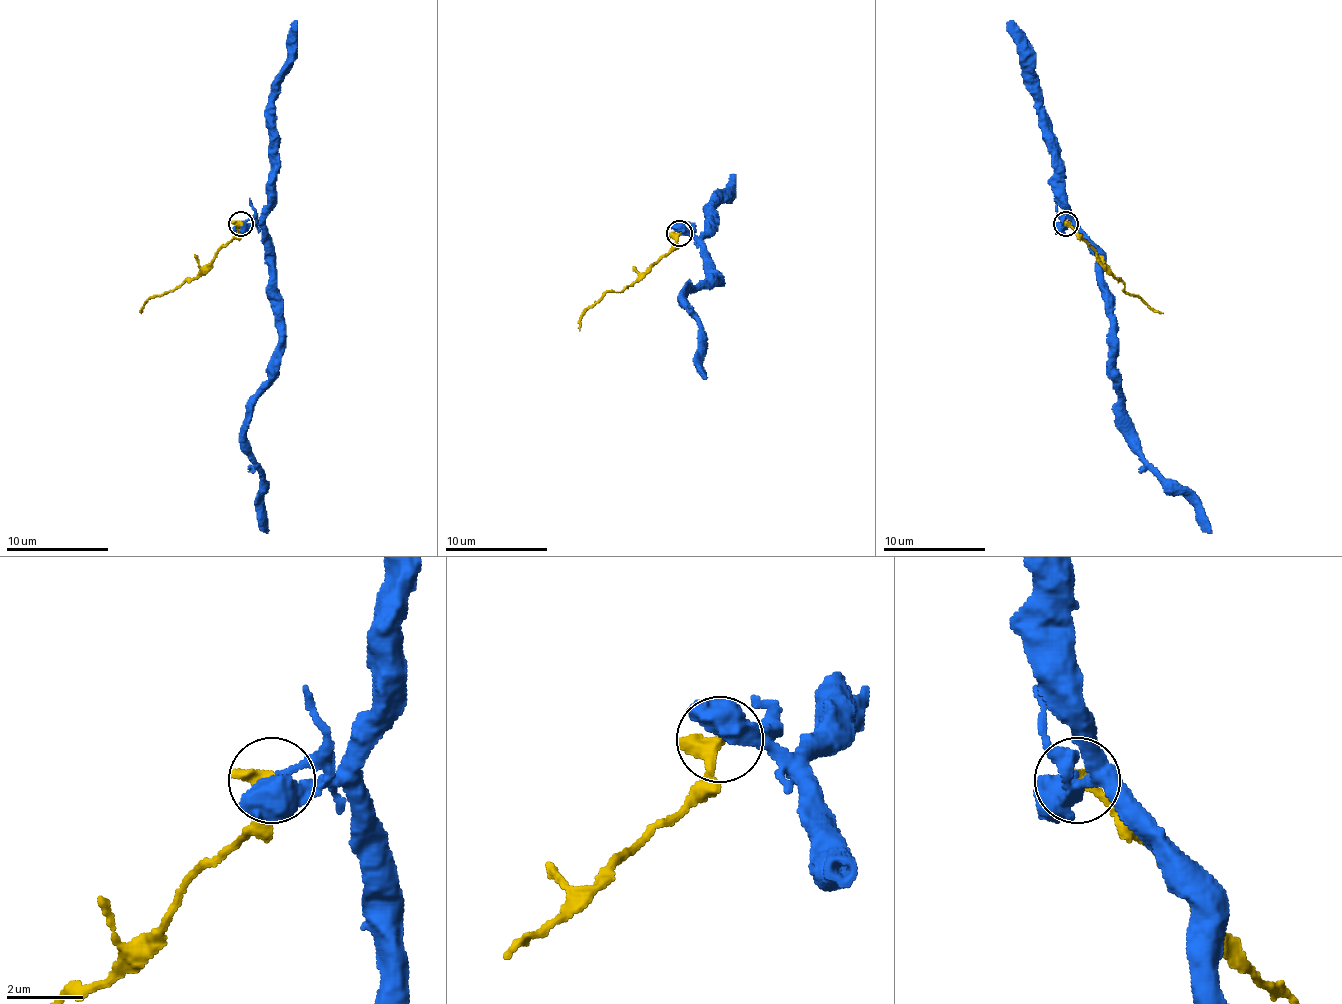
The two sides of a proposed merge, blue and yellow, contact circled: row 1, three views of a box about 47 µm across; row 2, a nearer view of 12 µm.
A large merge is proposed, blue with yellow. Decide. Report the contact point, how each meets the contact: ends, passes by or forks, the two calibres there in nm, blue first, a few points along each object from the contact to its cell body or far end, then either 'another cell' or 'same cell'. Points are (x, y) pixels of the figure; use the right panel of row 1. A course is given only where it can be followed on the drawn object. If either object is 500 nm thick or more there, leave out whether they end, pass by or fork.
(1066, 224) | 550/400 nm | blue via (1064, 224), (1097, 257), (1130, 444), (1194, 502), (1212, 533) | yellow via (1066, 224), (1076, 232), (1128, 293), (1163, 314) | another cell

